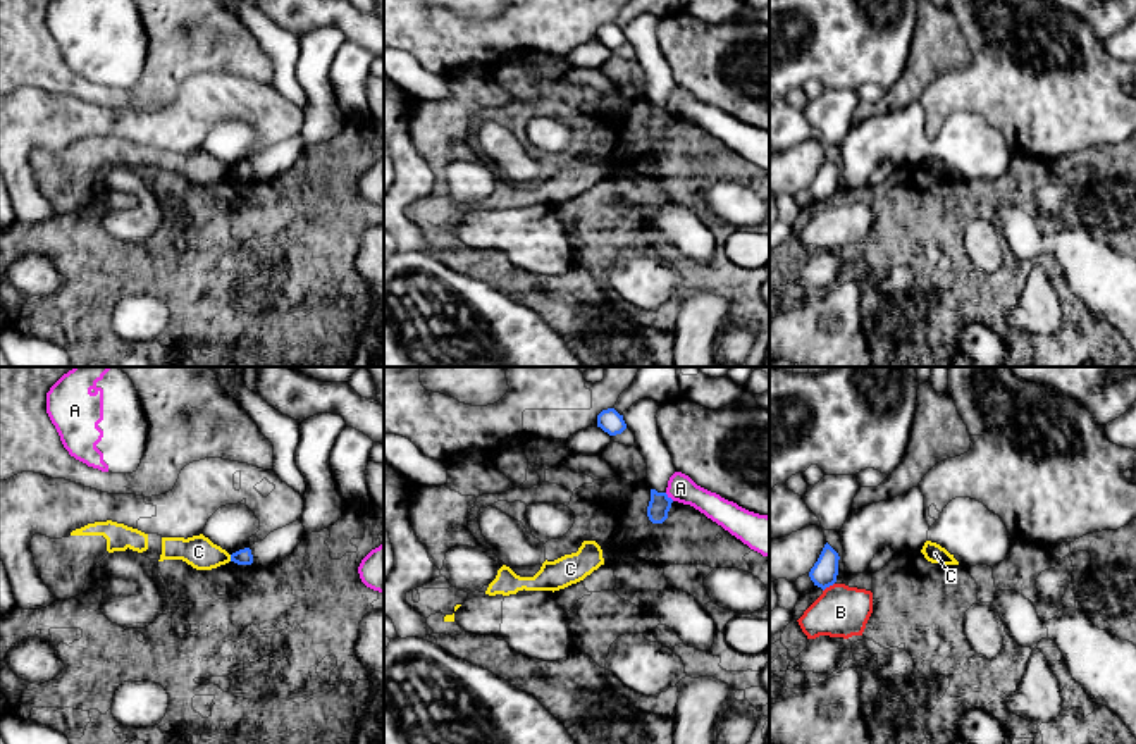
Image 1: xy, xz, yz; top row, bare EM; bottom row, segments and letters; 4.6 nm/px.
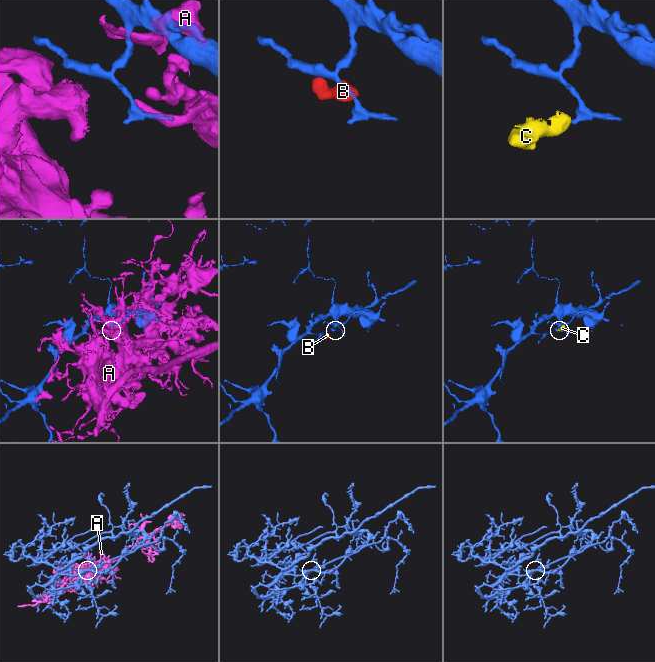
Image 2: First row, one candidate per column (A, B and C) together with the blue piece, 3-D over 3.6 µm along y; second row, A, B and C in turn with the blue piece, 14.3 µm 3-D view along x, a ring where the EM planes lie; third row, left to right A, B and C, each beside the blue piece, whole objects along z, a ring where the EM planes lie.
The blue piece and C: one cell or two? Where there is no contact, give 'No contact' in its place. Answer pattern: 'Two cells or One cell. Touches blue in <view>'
Two cells. Touches blue in xy

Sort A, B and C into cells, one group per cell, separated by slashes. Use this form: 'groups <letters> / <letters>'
groups A / B / C

